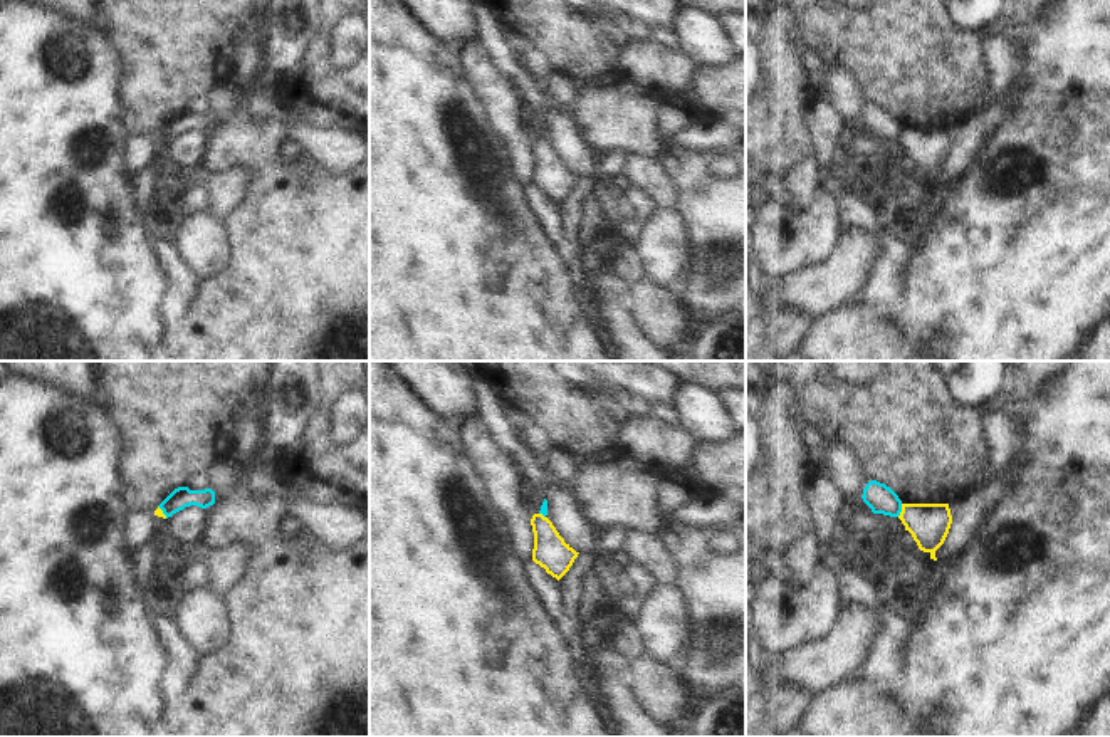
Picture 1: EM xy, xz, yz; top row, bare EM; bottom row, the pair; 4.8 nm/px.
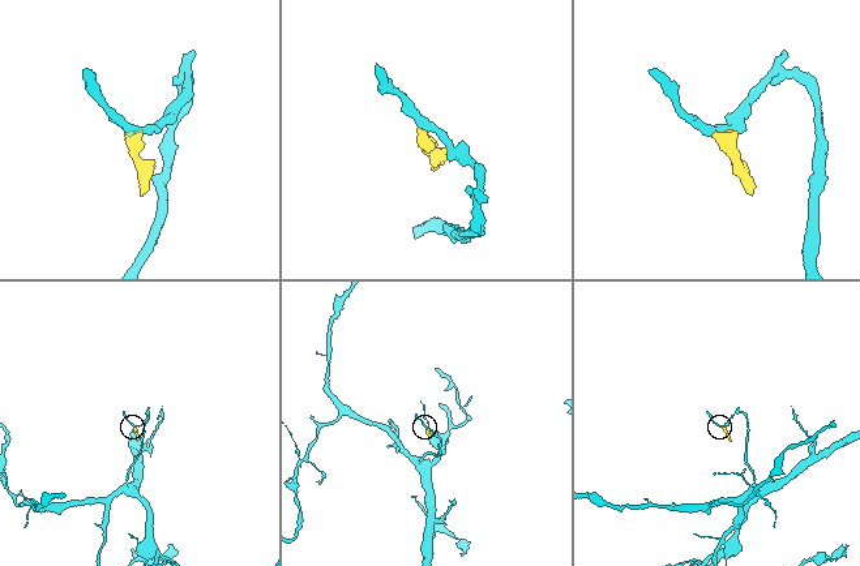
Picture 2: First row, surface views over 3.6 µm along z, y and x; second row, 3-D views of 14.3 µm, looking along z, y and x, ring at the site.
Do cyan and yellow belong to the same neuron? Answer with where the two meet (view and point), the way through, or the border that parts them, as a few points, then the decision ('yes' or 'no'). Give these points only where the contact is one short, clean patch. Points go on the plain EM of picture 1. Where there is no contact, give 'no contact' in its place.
meets cyan in yz at (900, 135); border along yz (902, 128), (902, 135), (897, 140); no

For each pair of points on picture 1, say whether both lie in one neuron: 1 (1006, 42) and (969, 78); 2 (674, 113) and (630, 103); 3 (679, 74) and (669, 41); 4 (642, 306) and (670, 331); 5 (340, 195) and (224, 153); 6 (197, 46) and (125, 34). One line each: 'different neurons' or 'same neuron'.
1: different neurons
2: different neurons
3: different neurons
4: same neuron
5: same neuron
6: same neuron

